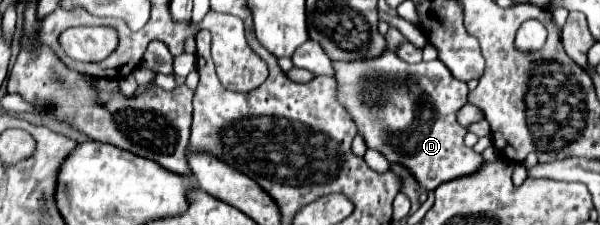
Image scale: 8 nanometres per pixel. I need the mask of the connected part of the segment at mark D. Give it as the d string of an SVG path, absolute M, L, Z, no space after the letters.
M387 50L381 58L369 62L335 62L335 80L341 86L341 102L357 122L359 134L363 134L369 148L385 154L389 162L399 162L407 166L419 184L427 190L435 190L439 184L459 178L461 174L473 174L481 166L481 154L473 152L463 144L467 130L457 122L457 110L467 102L467 84L455 80L449 68L439 60L407 64L397 54Z

